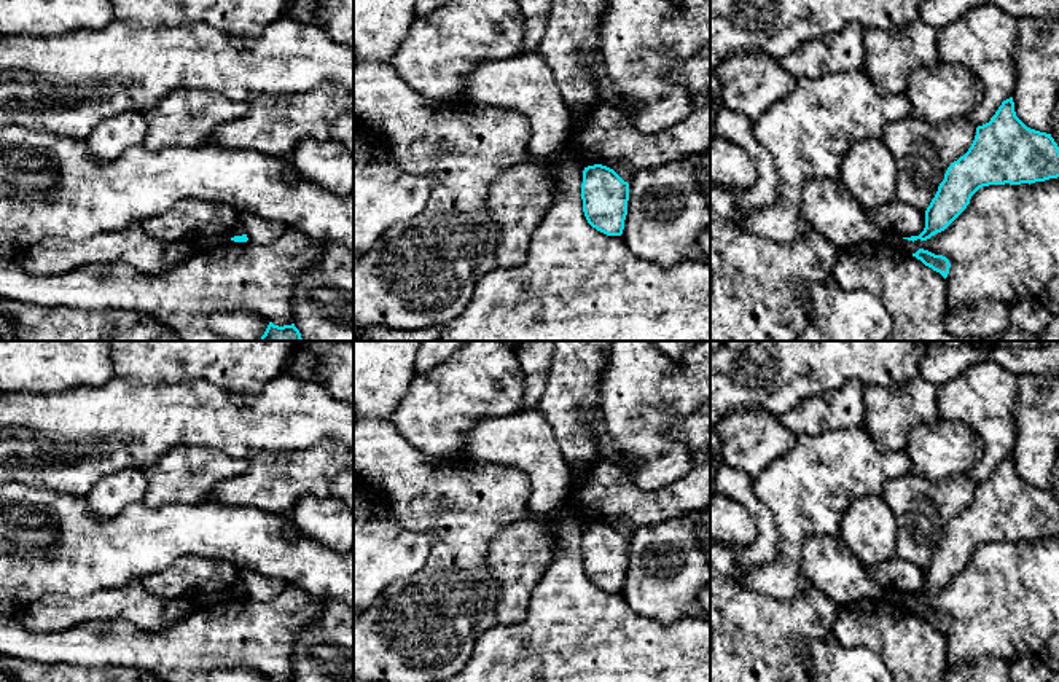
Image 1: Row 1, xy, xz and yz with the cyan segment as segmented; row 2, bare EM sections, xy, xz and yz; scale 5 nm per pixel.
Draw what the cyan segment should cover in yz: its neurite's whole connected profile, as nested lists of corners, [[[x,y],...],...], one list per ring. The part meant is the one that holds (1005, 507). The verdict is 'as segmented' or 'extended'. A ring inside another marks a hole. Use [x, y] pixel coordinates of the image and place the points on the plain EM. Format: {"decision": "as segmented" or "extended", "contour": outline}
{"decision": "as segmented", "contour": [[[1013,454],[1002,459],[992,476],[976,484],[968,508],[954,518],[940,540],[935,555],[925,567],[925,585],[908,598],[927,598],[944,588],[970,561],[971,553],[989,542],[1021,542],[1059,534],[1059,504],[1051,491],[1027,484],[1014,468]]]}

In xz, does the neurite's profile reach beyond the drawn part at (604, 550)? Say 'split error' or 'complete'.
complete

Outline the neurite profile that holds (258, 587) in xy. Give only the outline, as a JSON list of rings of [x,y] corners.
[[[239,570],[239,577],[248,598],[255,601],[271,601],[283,591],[287,582],[275,577],[264,577],[253,570]]]

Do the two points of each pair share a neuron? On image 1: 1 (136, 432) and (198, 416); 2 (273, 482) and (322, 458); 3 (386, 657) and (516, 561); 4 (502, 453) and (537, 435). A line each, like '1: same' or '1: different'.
1: same
2: same
3: different
4: same

